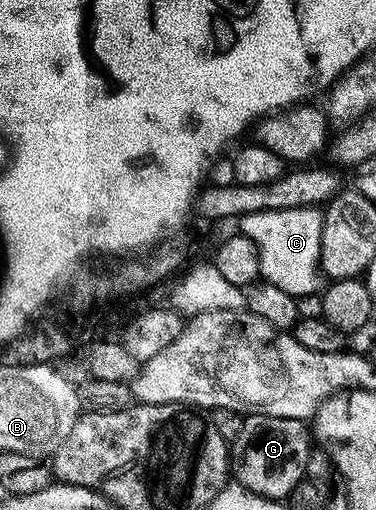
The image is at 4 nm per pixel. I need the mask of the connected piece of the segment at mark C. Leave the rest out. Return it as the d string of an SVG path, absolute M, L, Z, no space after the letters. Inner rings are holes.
M318 207L269 210L248 214L240 219L240 233L257 244L261 256L262 279L296 300L322 291L321 240L324 230L324 211Z

